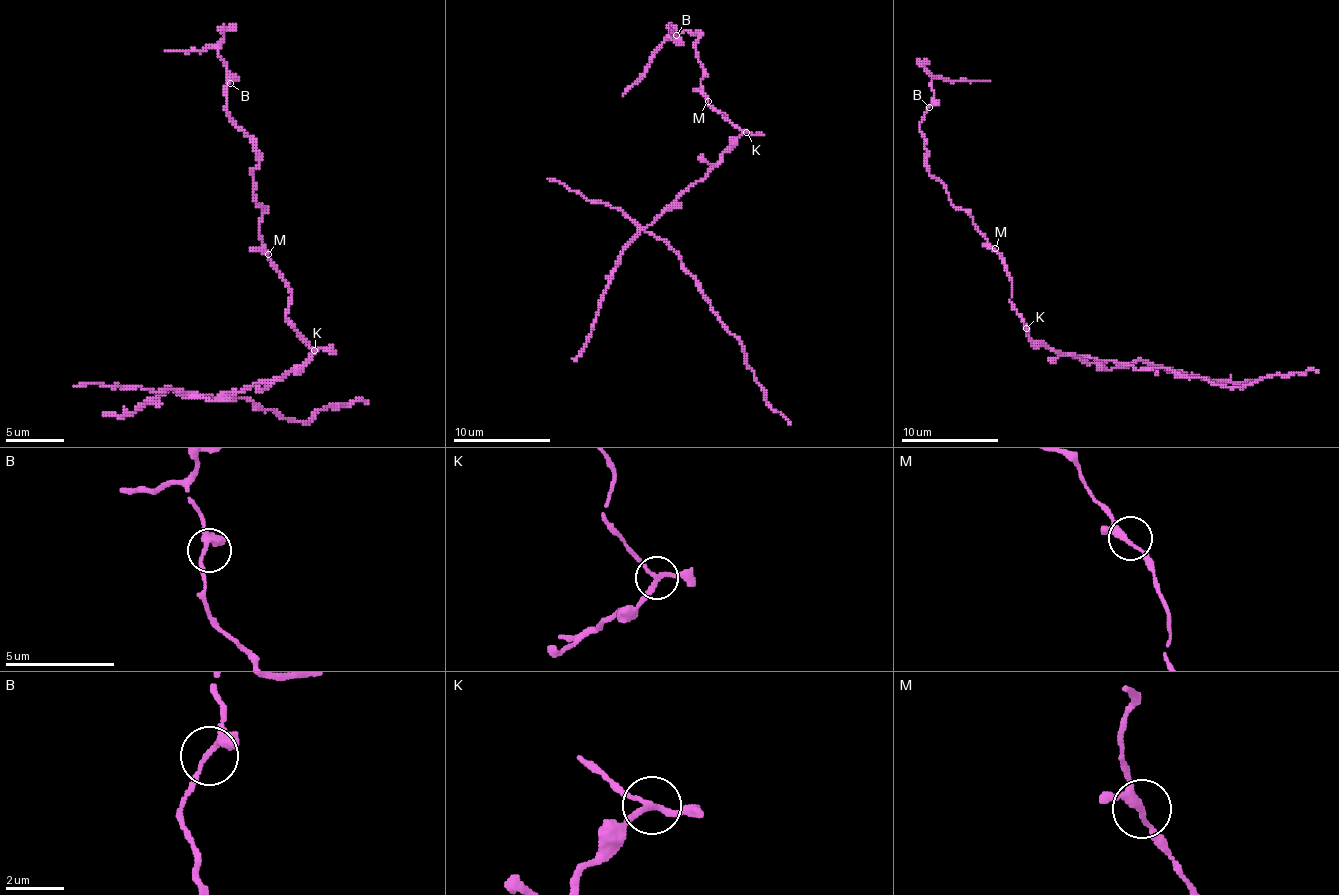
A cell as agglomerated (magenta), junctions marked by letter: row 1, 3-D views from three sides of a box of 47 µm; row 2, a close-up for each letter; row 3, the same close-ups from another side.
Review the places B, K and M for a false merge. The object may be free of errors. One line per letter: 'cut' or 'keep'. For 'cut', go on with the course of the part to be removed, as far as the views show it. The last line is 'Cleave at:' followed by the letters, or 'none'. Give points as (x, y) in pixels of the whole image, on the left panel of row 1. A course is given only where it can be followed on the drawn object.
B: keep
K: cut; course (315, 351), (280, 377), (212, 401), (191, 398), (247, 398), (283, 418), (306, 421), (324, 407), (368, 404)
M: keep
Cleave at: K

